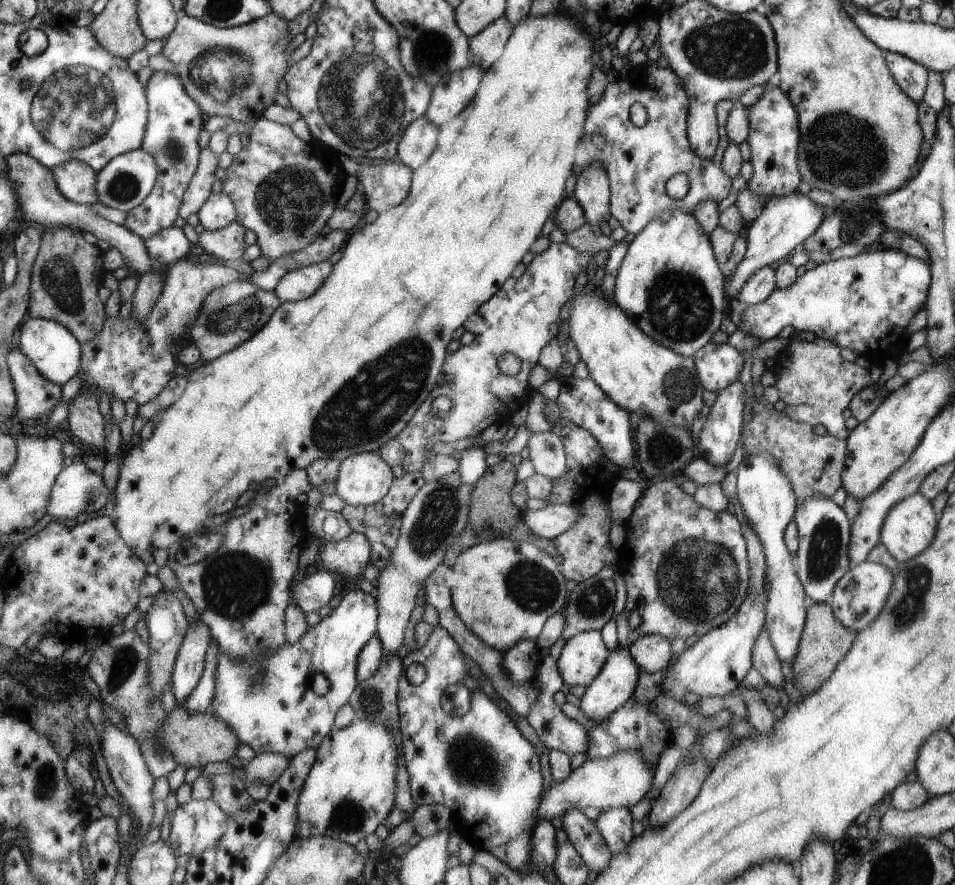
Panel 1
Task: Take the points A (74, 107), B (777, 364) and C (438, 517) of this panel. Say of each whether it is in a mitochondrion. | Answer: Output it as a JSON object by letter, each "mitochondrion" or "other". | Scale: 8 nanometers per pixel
{"A":"mitochondrion","B":"other","C":"mitochondrion"}

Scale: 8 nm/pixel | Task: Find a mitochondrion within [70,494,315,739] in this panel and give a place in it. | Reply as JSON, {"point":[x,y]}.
{"point":[231,587]}

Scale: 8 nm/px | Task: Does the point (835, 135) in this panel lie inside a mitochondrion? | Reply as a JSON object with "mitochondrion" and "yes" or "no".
{"mitochondrion":"yes"}

